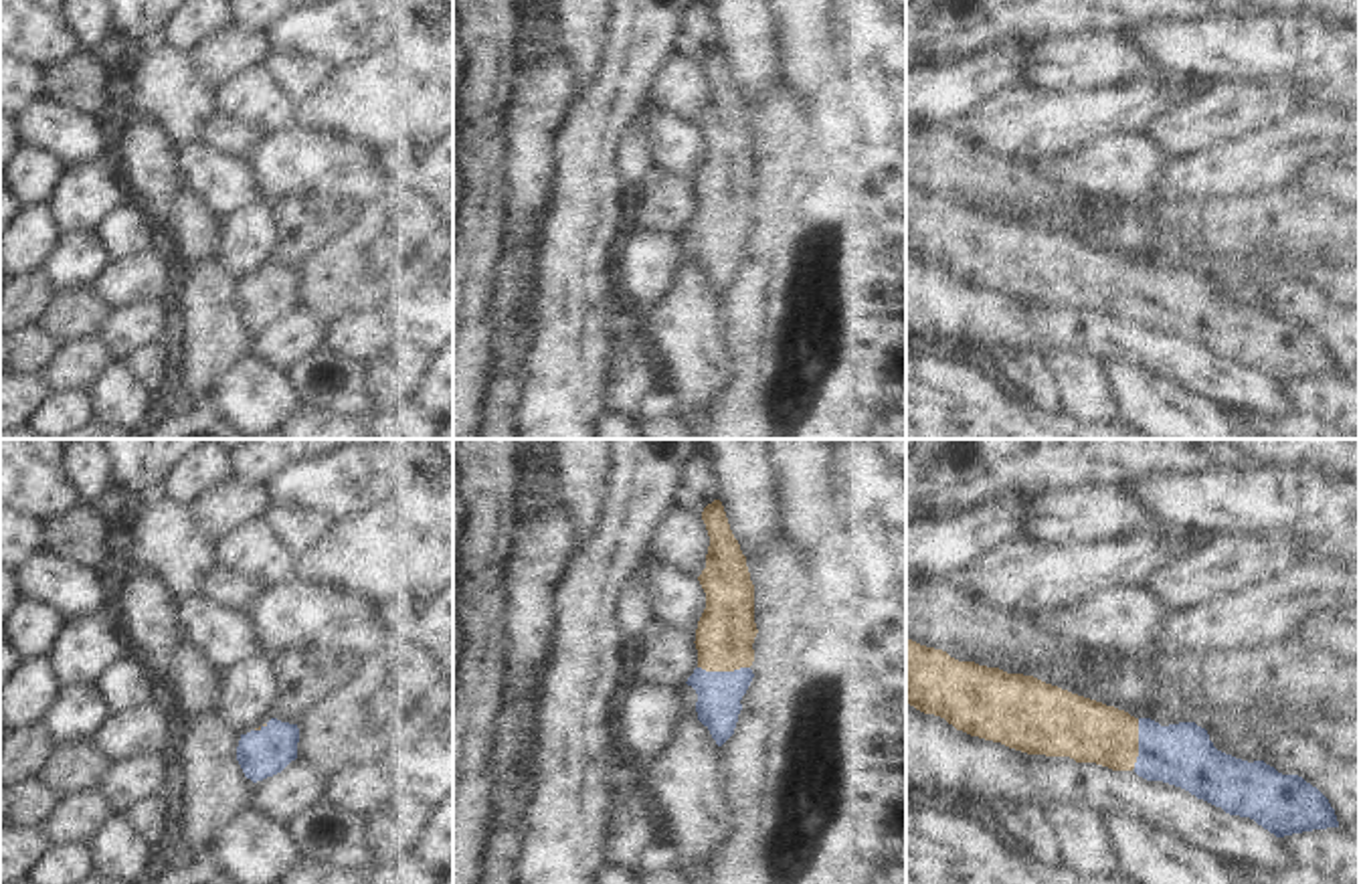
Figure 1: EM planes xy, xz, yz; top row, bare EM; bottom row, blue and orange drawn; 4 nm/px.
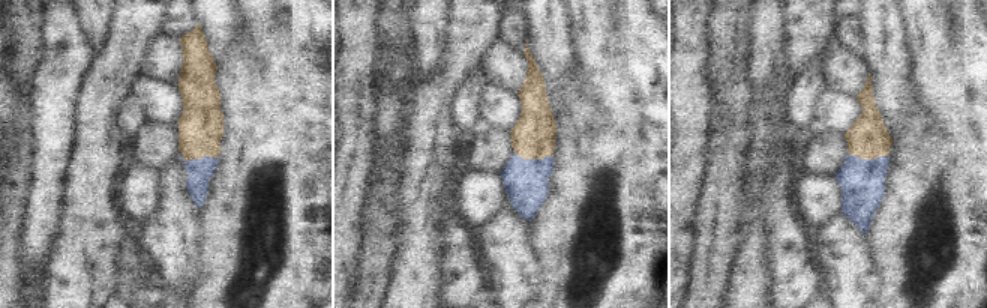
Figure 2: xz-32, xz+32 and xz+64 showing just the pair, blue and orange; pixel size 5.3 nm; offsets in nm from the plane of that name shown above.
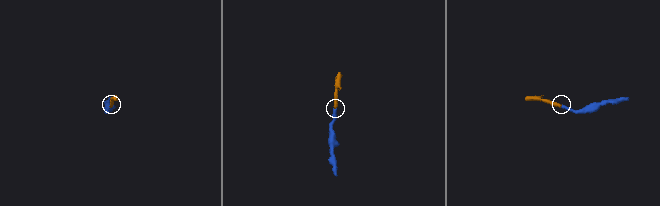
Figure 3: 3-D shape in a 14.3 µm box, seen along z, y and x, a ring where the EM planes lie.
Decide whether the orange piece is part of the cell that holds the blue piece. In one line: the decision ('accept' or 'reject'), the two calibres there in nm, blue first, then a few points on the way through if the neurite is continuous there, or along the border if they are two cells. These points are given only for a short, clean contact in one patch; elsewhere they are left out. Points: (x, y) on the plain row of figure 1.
accept; 180 nm thick on the blue side, 240 nm on the other; runs through xz (718, 251), (725, 219), (727, 177)

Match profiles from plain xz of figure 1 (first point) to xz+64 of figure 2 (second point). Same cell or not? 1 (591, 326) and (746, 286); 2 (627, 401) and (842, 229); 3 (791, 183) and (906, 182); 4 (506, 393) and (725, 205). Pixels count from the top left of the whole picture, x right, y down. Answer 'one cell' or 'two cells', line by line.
1: one cell
2: two cells
3: one cell
4: one cell

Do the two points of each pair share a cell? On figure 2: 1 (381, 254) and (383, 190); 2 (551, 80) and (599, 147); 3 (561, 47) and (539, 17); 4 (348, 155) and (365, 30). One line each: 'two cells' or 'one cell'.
1: one cell
2: two cells
3: one cell
4: one cell

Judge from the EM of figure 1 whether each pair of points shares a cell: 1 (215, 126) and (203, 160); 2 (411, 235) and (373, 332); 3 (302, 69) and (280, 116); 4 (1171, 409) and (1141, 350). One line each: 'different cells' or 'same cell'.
1: different cells
2: different cells
3: different cells
4: different cells

